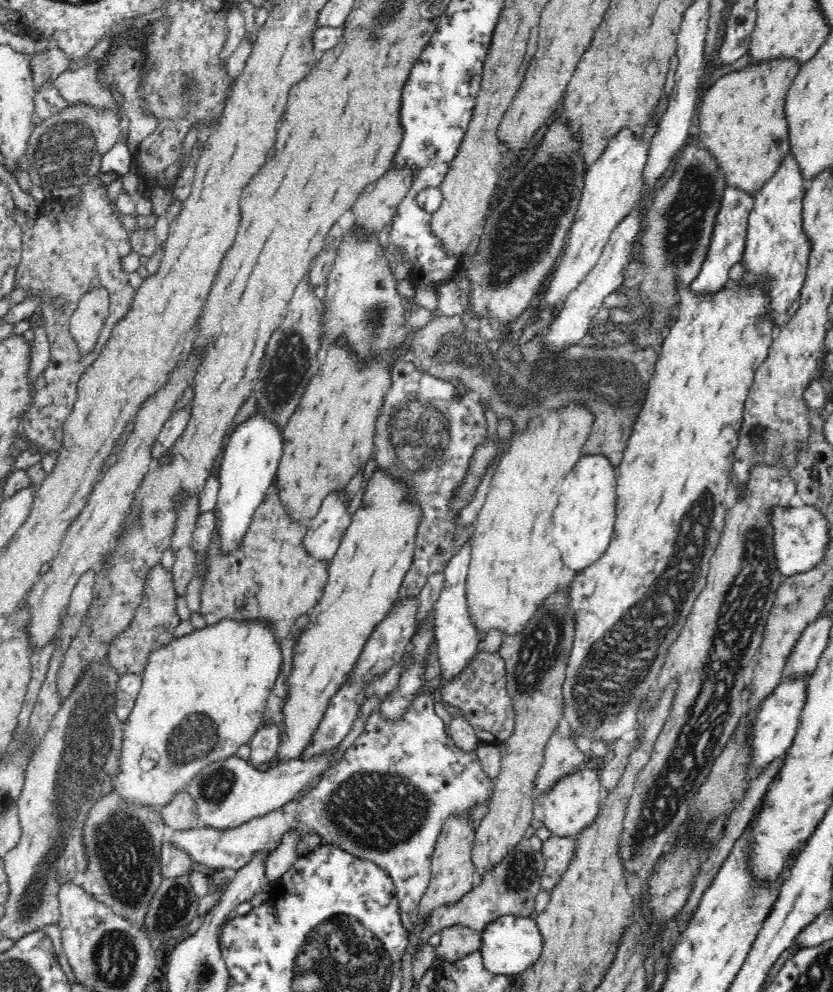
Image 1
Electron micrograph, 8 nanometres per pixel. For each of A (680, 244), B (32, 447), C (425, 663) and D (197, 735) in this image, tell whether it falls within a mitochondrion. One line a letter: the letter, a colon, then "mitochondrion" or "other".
A: mitochondrion
B: other
C: other
D: mitochondrion

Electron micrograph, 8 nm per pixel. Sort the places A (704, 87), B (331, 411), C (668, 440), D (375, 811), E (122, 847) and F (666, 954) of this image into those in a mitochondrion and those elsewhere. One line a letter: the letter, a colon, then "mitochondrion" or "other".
A: other
B: other
C: other
D: mitochondrion
E: mitochondrion
F: other

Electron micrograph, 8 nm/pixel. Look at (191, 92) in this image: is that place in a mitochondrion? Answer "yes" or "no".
yes

